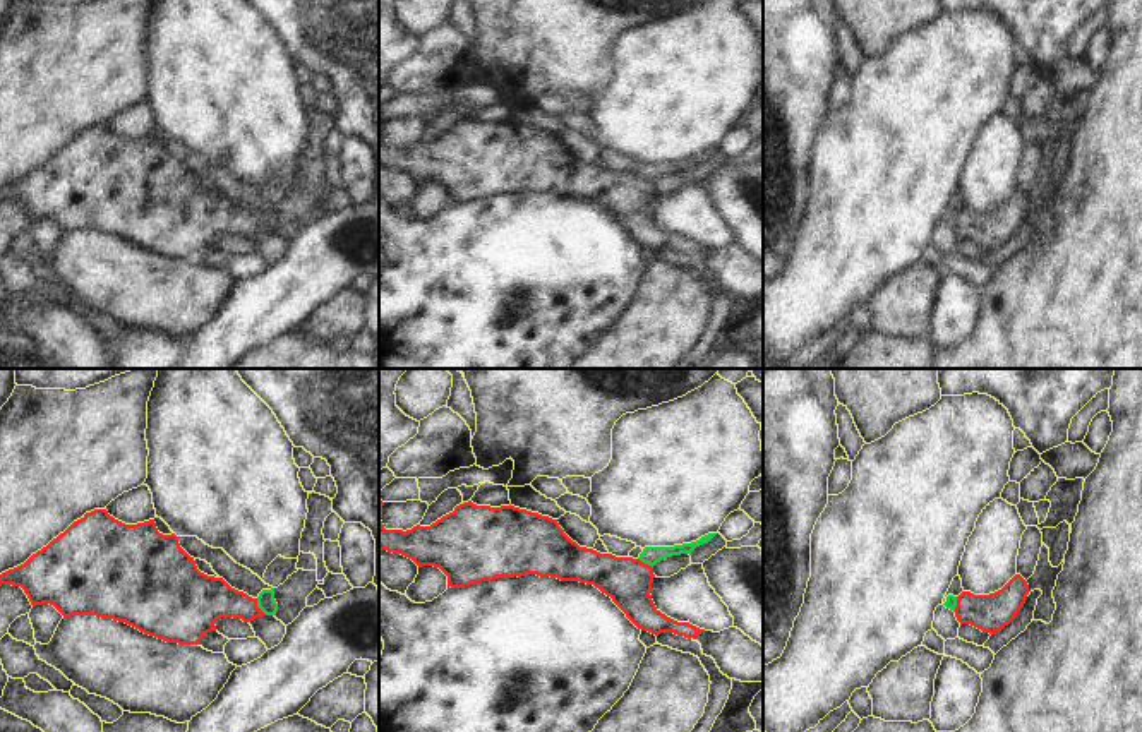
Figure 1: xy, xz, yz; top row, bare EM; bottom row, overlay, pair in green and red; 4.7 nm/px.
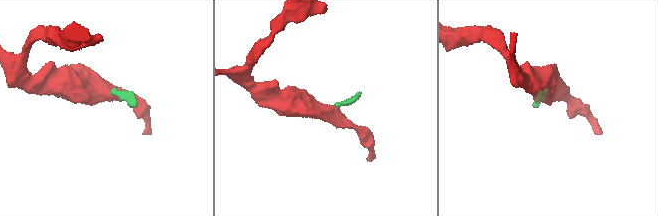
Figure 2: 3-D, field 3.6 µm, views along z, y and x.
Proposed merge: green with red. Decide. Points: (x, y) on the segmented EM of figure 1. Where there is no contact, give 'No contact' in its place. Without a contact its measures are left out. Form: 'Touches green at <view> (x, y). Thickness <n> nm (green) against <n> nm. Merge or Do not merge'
Touches green at xy (259, 607). Thickness 90 nm (green) against 220 nm. Do not merge

